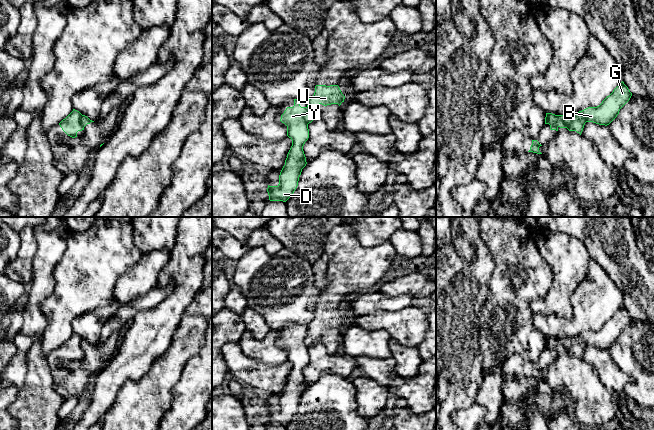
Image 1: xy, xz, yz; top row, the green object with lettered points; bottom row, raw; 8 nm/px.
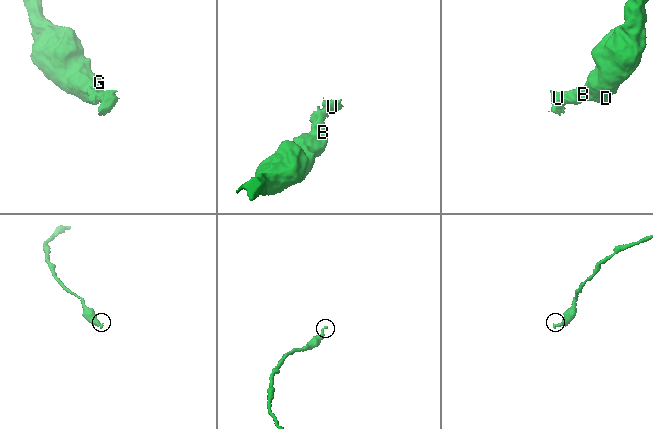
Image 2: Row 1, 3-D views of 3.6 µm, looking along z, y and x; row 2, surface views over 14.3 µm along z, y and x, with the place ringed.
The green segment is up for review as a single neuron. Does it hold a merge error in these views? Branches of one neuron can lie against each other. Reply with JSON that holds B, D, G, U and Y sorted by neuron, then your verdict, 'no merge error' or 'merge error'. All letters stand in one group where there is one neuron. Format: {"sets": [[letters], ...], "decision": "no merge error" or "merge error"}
{"sets": [["B", "D", "G", "Y"], ["U"]], "decision": "merge error"}

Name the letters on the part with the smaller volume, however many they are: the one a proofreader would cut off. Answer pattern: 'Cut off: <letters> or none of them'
Cut off: U

